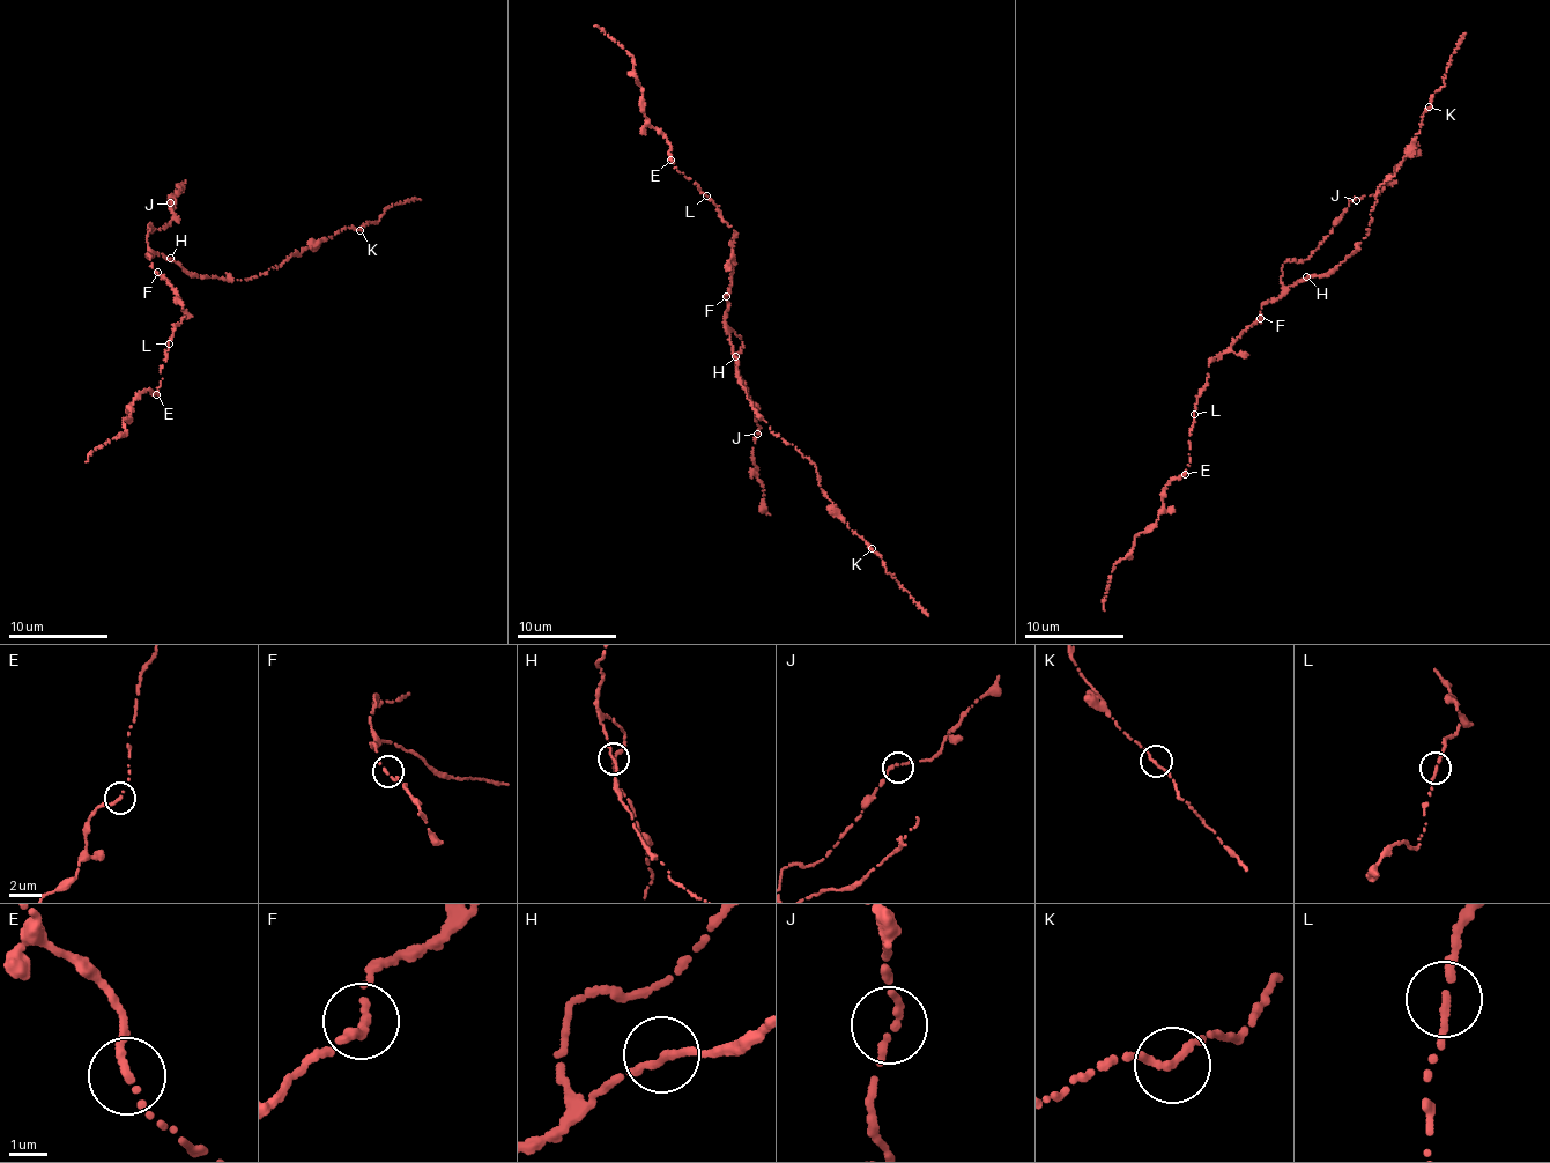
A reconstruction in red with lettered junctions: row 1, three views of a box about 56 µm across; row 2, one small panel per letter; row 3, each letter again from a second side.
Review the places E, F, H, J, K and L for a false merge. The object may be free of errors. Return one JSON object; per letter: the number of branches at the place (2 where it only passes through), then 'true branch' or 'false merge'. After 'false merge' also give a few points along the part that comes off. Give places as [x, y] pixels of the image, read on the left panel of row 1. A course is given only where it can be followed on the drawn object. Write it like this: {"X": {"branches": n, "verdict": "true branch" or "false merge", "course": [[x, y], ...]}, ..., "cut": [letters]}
{"E": {"branches": 1, "verdict": "true branch"}, "F": {"branches": 1, "verdict": "true branch"}, "H": {"branches": 2, "verdict": "true branch"}, "J": {"branches": 1, "verdict": "true branch"}, "K": {"branches": 2, "verdict": "true branch"}, "L": {"branches": 2, "verdict": "true branch"}, "cut": []}

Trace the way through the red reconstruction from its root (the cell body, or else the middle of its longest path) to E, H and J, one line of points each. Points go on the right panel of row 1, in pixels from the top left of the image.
E: (1260, 311), (1261, 320), (1209, 363), (1189, 429), (1189, 461), (1184, 474)
H: (1260, 311), (1261, 305), (1281, 297), (1290, 286), (1306, 276)
J: (1260, 311), (1261, 305), (1282, 294), (1281, 276), (1284, 261), (1309, 259), (1343, 210), (1356, 200)

